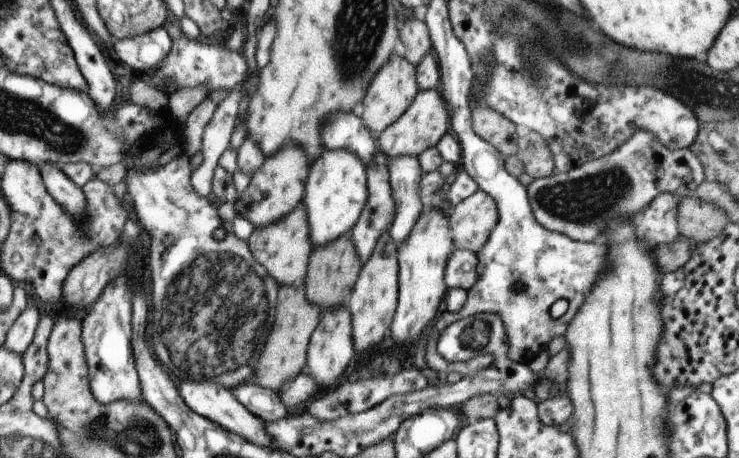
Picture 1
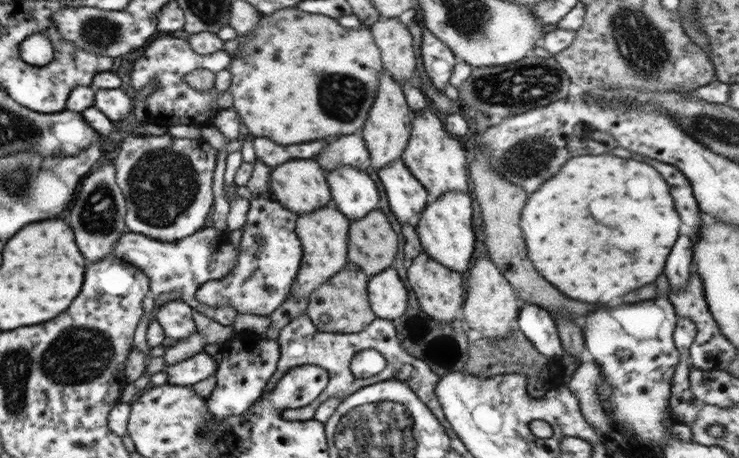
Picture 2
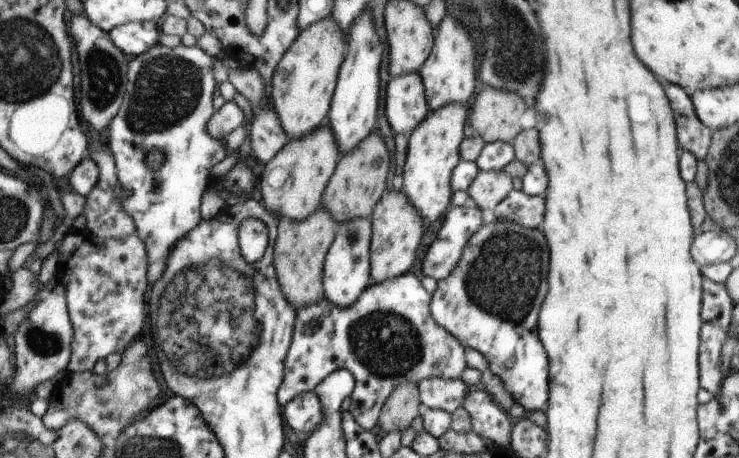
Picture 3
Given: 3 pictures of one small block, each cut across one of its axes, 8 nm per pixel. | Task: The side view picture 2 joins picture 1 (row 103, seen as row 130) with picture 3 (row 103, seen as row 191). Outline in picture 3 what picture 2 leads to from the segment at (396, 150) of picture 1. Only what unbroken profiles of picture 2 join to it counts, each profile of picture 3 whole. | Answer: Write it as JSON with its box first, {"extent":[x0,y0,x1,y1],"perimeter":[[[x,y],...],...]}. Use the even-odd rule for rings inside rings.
{"extent":[419,16,475,114],"perimeter":[[[445,16],[439,28],[433,32],[431,54],[427,56],[427,62],[423,62],[419,70],[429,114],[439,112],[443,106],[467,106],[467,100],[469,96],[473,96],[473,88],[475,88],[473,62],[475,62],[475,54],[467,30],[453,16]]]}

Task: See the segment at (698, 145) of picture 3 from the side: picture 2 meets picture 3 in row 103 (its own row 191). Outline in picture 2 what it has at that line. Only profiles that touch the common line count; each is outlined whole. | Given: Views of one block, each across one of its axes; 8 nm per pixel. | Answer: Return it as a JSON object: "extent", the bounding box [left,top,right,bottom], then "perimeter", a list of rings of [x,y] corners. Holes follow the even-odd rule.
{"extent":[649,160,701,236],"perimeter":[[[649,160],[649,162],[653,162],[651,166],[661,174],[661,178],[671,188],[671,198],[675,204],[675,212],[681,220],[681,228],[685,228],[685,232],[689,232],[689,236],[699,234],[701,212],[699,212],[699,206],[693,198],[693,190],[691,190],[689,180],[675,166],[669,166],[669,164],[663,164],[657,160]]]}

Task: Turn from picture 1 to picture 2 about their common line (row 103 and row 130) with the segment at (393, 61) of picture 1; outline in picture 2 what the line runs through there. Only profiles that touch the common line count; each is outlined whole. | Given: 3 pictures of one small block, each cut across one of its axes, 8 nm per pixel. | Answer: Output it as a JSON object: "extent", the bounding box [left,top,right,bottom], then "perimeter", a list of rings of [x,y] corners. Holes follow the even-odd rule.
{"extent":[359,74,415,170],"perimeter":[[[381,74],[379,78],[379,88],[377,88],[377,96],[375,96],[375,102],[369,110],[369,118],[365,122],[365,126],[361,128],[359,136],[363,138],[365,146],[367,146],[367,152],[369,152],[369,166],[373,170],[381,170],[385,168],[387,164],[395,162],[395,160],[401,160],[401,154],[403,150],[407,148],[409,144],[409,138],[411,138],[411,122],[413,122],[415,114],[411,112],[407,100],[405,100],[405,94],[403,94],[403,88],[389,76],[389,74]]]}

